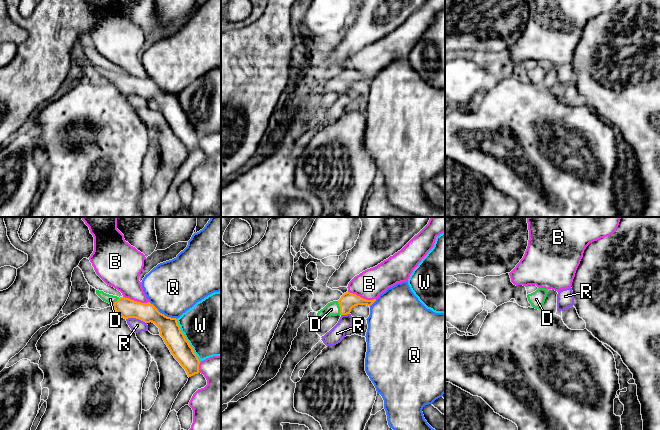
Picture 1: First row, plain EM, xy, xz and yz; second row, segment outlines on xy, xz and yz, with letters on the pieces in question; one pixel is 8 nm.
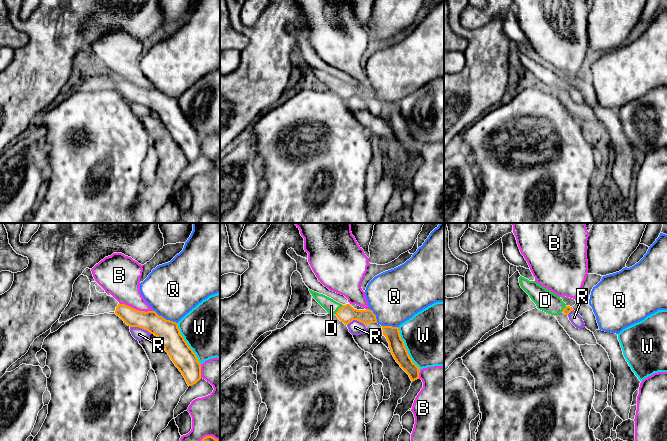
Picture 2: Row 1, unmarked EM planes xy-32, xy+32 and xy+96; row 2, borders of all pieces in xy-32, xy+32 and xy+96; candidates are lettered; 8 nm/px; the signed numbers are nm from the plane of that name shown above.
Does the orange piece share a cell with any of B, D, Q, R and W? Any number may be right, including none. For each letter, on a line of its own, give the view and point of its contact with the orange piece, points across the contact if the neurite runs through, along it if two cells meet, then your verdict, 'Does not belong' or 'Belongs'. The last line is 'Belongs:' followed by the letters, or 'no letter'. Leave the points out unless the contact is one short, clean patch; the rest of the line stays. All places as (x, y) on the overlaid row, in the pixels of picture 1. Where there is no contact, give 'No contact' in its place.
B: Touches orange at xz (362, 298). Does not belong
D: Touches orange at xz (340, 308). Path across: xz (348, 300), (340, 308), (331, 309). Belongs
Q: Touches orange at xy (163, 314). Does not belong
R: Touches orange at xy (136, 318). Does not belong
W: Touches orange at xy (186, 340). Does not belong
Belongs: D

